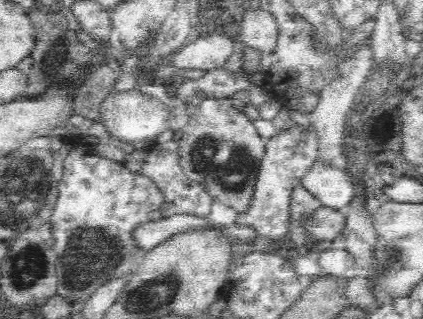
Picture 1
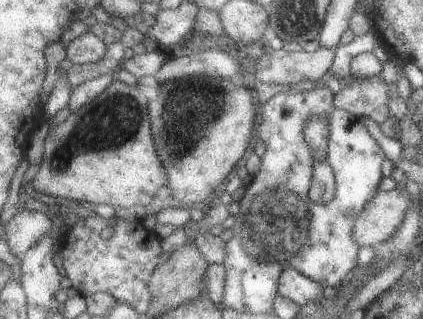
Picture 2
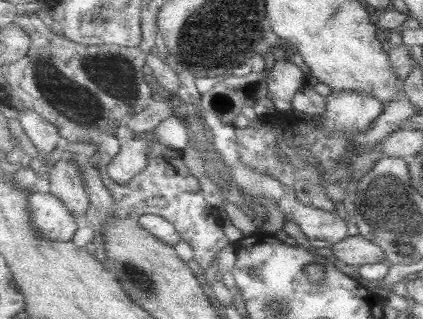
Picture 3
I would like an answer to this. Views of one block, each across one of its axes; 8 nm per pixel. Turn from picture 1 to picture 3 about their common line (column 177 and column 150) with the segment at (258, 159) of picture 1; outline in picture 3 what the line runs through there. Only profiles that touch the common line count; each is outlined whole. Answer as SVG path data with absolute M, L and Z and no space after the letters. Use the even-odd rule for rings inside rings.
M125 124L119 126L117 136L123 144L121 154L111 162L107 174L119 184L127 184L135 176L145 172L145 168L149 164L149 148L153 144L157 144L159 140L157 140L155 132L135 134L129 128L125 128Z

